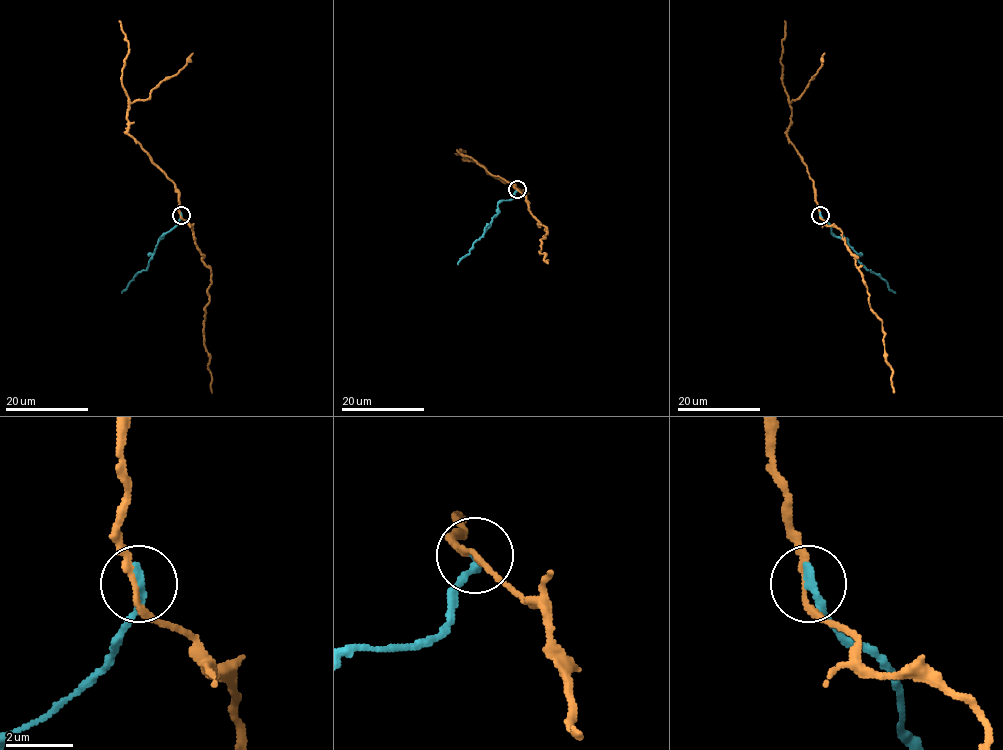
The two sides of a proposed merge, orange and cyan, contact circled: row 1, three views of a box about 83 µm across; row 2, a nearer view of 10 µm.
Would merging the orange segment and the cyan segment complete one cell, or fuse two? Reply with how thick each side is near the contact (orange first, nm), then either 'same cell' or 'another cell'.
180 nm thick on the orange side, 240 nm on the other; another cell

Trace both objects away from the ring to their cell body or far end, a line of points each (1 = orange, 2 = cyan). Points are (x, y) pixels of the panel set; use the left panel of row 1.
1: (180, 214), (179, 190), (127, 130), (128, 108), (137, 100), (147, 100), (154, 88), (185, 64), (192, 53)
2: (181, 214), (176, 225), (162, 236), (149, 266), (137, 274), (122, 292)

